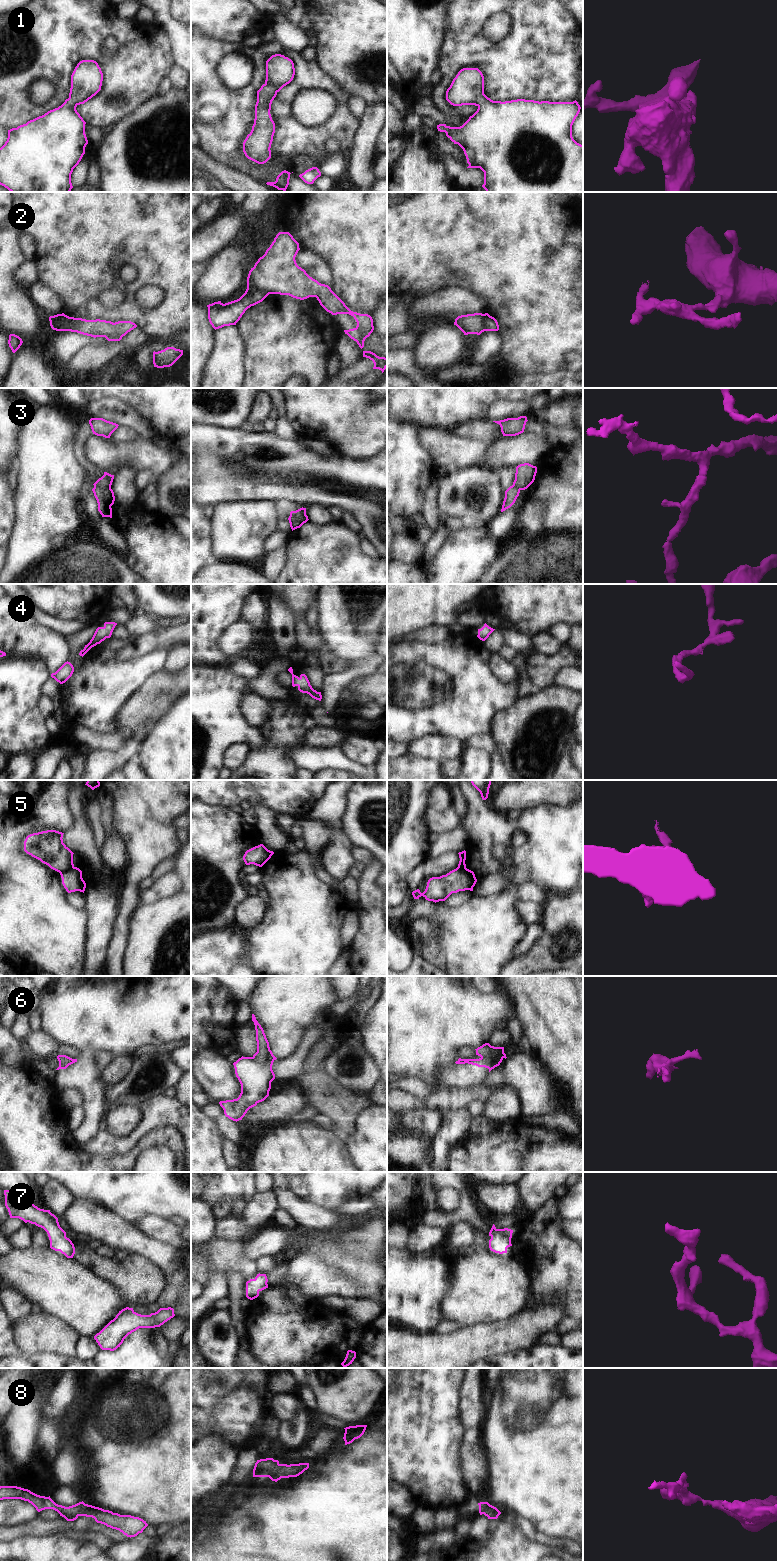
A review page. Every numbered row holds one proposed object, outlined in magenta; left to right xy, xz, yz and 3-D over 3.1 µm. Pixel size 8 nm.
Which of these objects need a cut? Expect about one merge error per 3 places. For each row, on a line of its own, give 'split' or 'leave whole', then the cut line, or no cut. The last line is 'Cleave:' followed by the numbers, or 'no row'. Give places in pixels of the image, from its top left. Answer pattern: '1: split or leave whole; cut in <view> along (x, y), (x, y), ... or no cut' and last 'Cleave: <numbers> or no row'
1: leave whole; no cut
2: split; cut in xz along (247, 287), (255, 287), (269, 293)
3: split; cut in xy along (94, 486), (110, 488)
4: leave whole; no cut
5: split; cut in xy along (73, 866), (60, 873)
6: split; cut in xz along (270, 1050), (264, 1061), (256, 1061), (251, 1057)
7: leave whole; no cut
8: leave whole; no cut
Cleave: 2, 3, 5, 6

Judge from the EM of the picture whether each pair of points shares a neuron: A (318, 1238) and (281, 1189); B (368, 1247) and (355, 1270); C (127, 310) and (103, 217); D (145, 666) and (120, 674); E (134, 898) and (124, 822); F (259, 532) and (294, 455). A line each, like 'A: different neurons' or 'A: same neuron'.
A: different neurons
B: different neurons
C: same neuron
D: same neuron
E: same neuron
F: different neurons

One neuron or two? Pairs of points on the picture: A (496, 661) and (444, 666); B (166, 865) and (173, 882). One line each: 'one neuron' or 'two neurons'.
A: two neurons
B: two neurons

